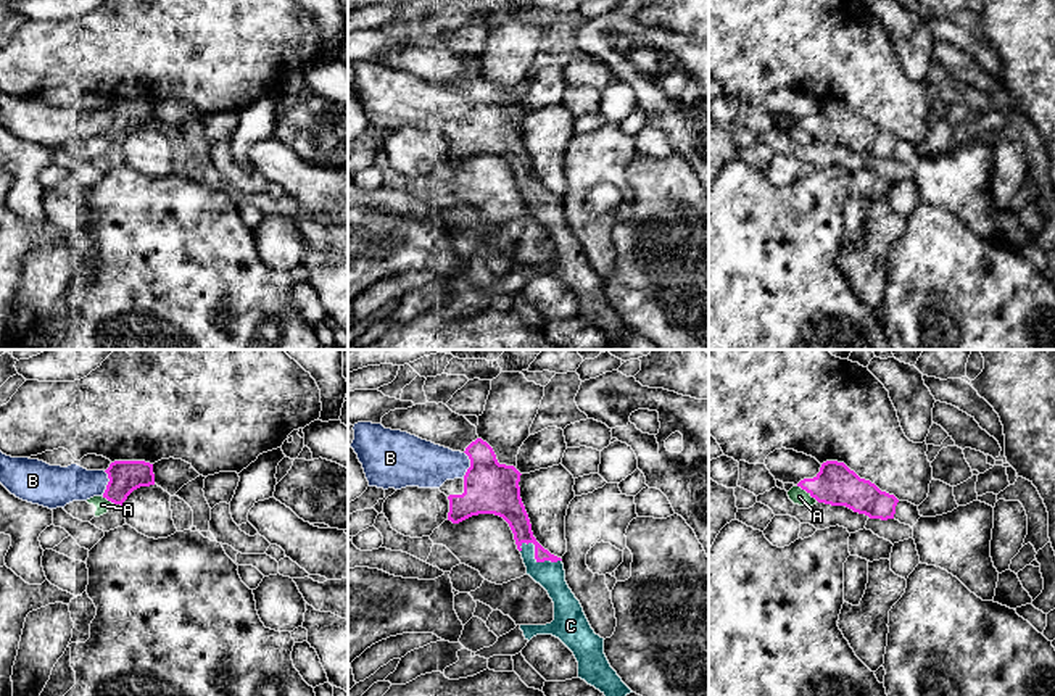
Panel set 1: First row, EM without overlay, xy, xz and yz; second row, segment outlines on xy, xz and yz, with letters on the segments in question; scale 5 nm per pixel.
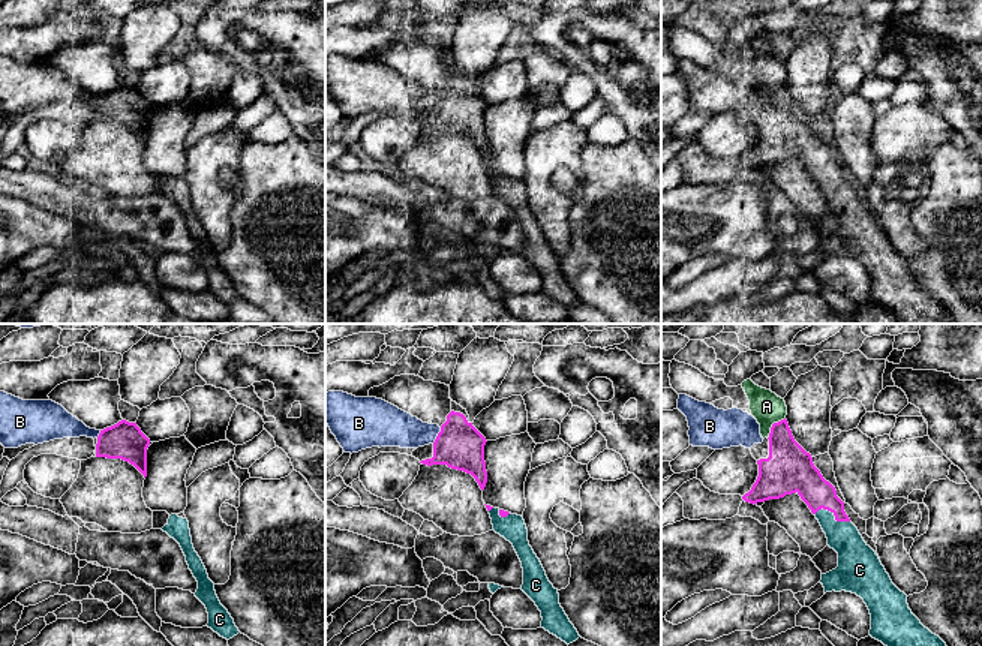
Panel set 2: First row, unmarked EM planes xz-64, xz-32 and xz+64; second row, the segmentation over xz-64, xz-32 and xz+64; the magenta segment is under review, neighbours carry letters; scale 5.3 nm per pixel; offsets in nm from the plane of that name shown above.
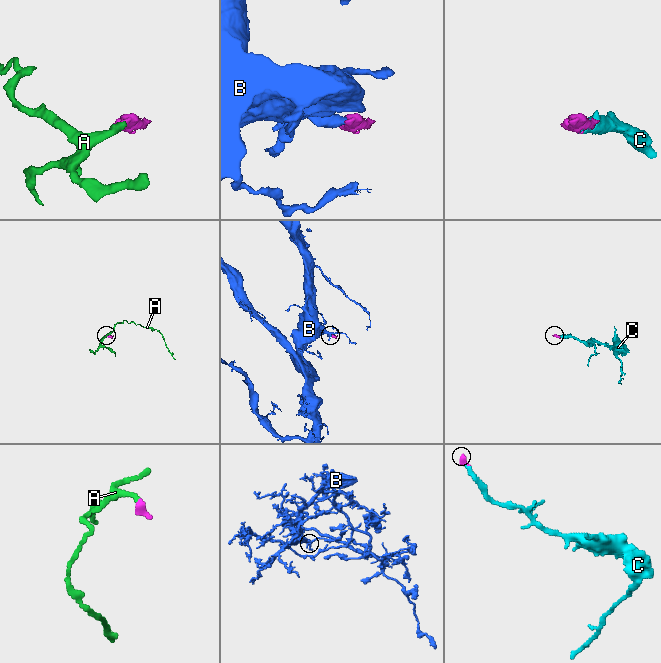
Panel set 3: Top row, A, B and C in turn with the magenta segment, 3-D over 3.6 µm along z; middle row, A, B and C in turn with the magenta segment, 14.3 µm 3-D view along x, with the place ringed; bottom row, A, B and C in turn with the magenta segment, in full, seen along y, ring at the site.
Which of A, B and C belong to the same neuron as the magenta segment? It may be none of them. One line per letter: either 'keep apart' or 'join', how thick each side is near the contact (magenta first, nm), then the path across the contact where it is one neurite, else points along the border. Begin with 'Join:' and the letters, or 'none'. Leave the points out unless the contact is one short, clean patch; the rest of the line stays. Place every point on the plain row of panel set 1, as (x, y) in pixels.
Join: B, C
A: keep apart; 200 nm thick on the magenta side, 80 nm on the other; border along yz (796, 124), (817, 139)
B: join; 260 nm thick on the magenta side, 240 nm on the other; runs through xz (490, 126), (471, 103), (421, 102)
C: join; 120 nm thick on the magenta side, 140 nm on the other; runs through xz (514, 152), (535, 197), (551, 215)

